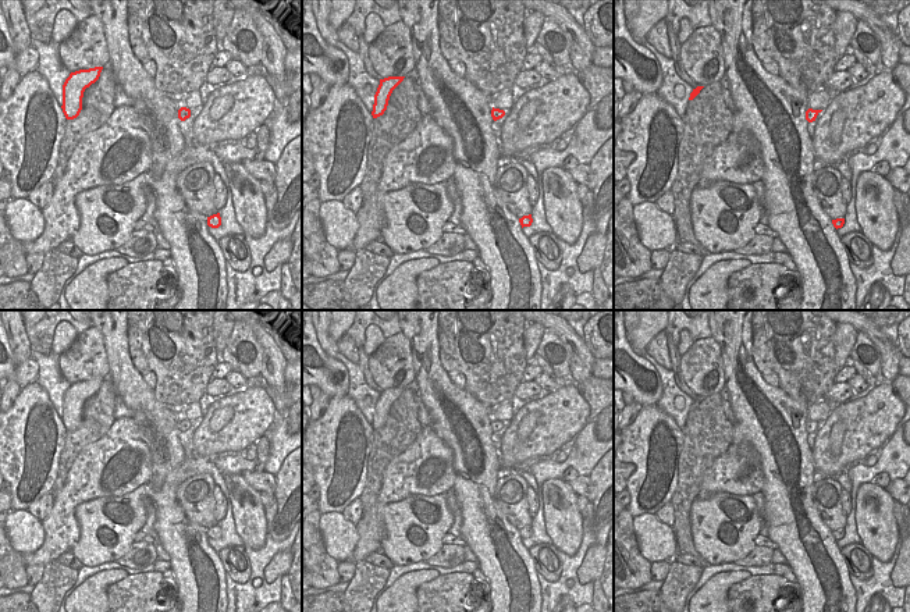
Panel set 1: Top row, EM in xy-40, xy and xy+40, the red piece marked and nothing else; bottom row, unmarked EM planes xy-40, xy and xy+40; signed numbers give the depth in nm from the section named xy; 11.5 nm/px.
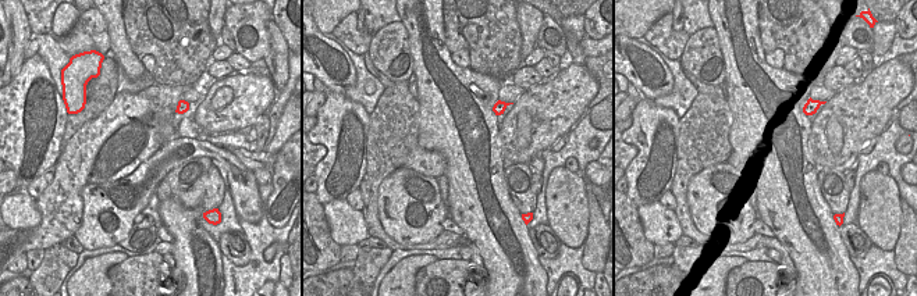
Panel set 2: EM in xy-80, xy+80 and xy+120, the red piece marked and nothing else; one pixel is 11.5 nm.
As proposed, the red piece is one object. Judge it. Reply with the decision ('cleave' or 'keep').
keep

